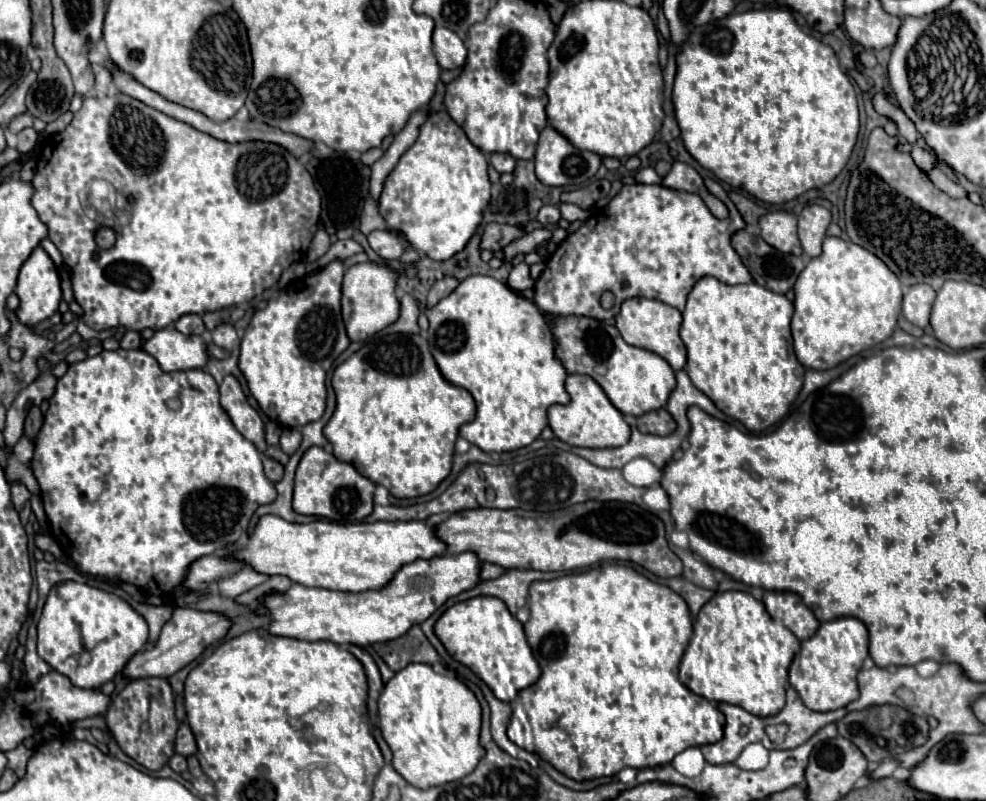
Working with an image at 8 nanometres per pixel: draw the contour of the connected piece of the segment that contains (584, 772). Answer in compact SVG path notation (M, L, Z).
M603 564L581 574L533 582L529 610L531 618L525 624L525 634L541 666L541 678L521 690L514 701L507 728L513 744L539 754L561 774L583 782L615 776L627 766L663 766L685 748L713 744L723 738L725 716L679 680L679 662L693 634L693 624L685 600L671 588L651 582L629 566Z

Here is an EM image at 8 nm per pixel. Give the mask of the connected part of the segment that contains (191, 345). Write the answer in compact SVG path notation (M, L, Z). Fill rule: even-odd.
M163 328L145 342L145 352L157 358L165 372L203 368L209 360L207 342L201 336L185 336L175 328Z

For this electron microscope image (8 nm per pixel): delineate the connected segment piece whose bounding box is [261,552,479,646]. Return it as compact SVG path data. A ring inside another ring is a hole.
M471 552L445 554L427 560L415 560L405 564L389 586L383 590L367 590L359 594L333 592L325 588L309 588L293 582L285 592L271 590L261 596L261 602L269 610L271 624L269 634L289 636L299 640L331 640L335 644L369 646L375 642L387 642L403 636L413 624L427 620L447 598L471 590L479 584L479 558Z

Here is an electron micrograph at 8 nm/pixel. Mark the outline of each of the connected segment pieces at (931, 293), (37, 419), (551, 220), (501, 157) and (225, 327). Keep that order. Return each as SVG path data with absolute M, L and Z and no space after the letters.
M911 286L903 296L903 316L915 324L925 328L929 324L931 308L935 300L935 290L931 286Z
M31 406L29 412L27 412L27 418L25 418L25 434L35 440L39 428L41 428L41 422L43 422L43 416L39 412L39 406Z
M551 204L543 206L543 208L539 210L539 214L537 214L537 220L539 220L541 226L545 226L545 228L553 228L559 218L561 218L559 208L557 208L557 206L551 206Z
M491 154L491 164L499 174L515 170L515 158L509 154Z
M219 324L213 332L211 332L211 340L213 344L225 348L225 350L231 350L235 352L239 348L239 332L235 330L233 324Z

